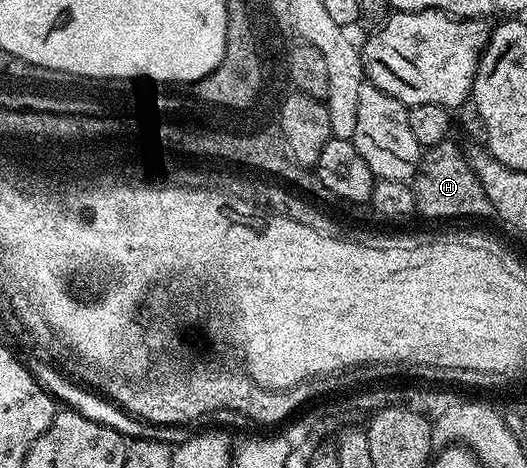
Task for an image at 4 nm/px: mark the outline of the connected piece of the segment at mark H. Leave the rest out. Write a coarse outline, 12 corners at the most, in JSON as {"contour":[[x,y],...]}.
{"contour":[[453,141],[427,148],[410,186],[428,219],[493,214]]}

